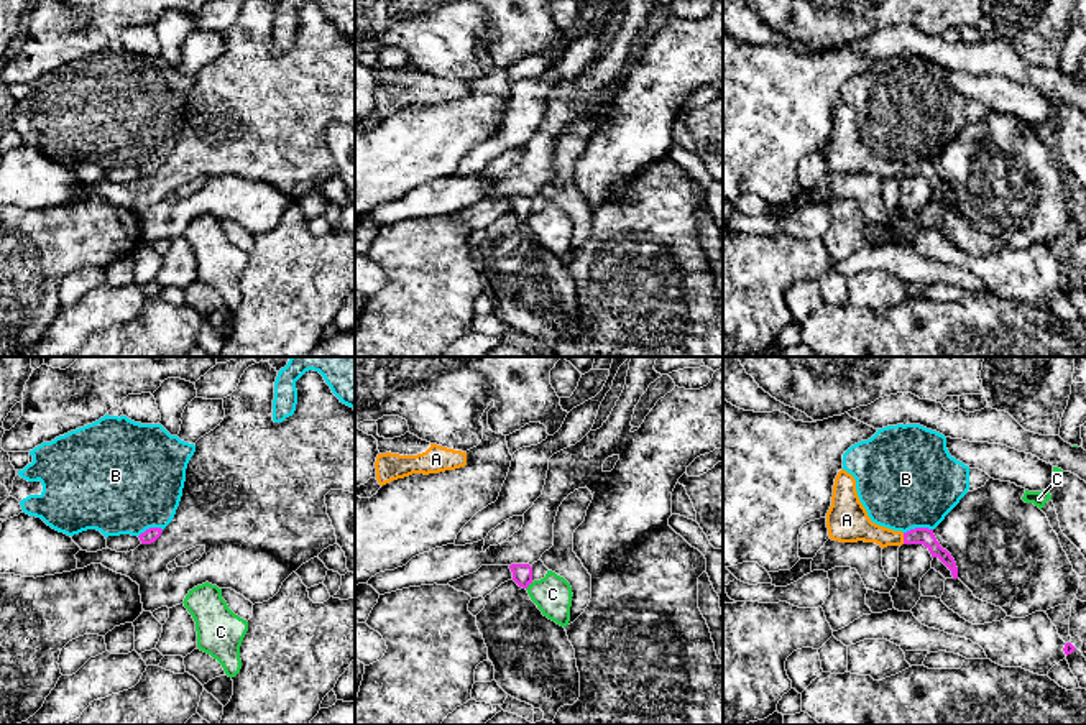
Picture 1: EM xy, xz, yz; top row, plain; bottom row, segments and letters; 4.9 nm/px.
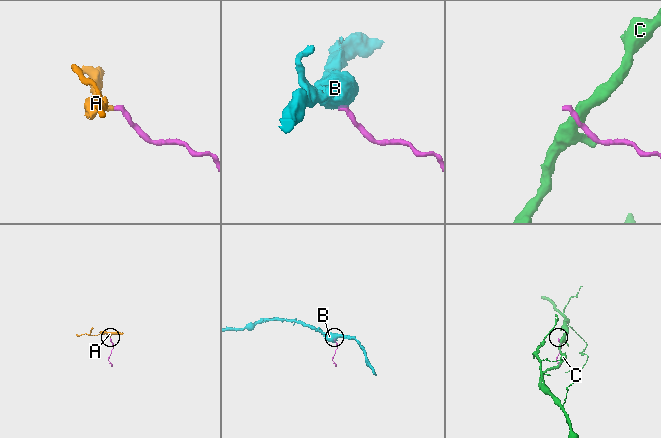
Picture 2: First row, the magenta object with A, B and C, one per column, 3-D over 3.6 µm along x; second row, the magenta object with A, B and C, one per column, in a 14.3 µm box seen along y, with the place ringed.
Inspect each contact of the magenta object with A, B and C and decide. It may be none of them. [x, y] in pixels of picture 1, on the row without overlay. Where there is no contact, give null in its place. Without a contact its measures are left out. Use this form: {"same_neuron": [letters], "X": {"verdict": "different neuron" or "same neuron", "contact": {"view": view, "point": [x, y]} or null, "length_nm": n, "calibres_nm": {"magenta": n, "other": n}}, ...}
{"same_neuron": ["A"], "A": {"verdict": "same neuron", "contact": {"view": "yz", "point": [904, 170]}, "length_nm": 60, "calibres_nm": {"magenta": 90, "other": 160}}, "B": {"verdict": "different neuron", "contact": {"view": "yz", "point": [917, 160]}, "length_nm": 150, "calibres_nm": {"magenta": 90, "other": 480}}, "C": {"verdict": "different neuron", "contact": {"view": "xz", "point": [528, 217]}, "length_nm": 50, "calibres_nm": {"magenta": 100, "other": 190}}}

